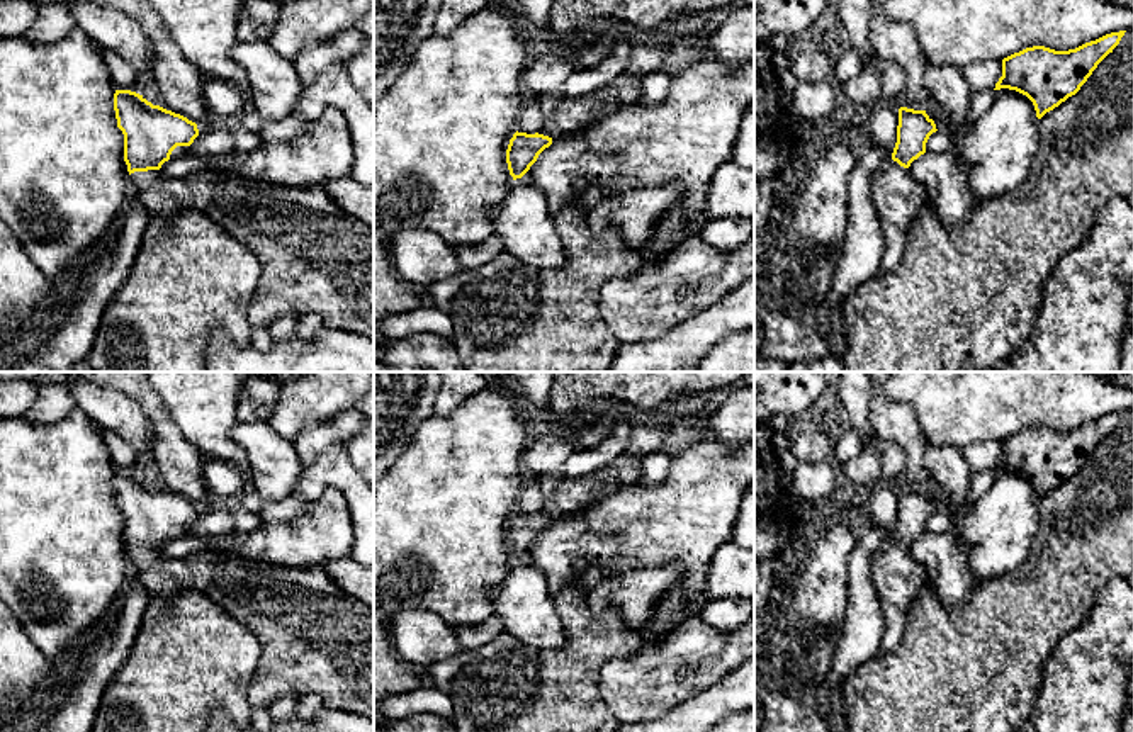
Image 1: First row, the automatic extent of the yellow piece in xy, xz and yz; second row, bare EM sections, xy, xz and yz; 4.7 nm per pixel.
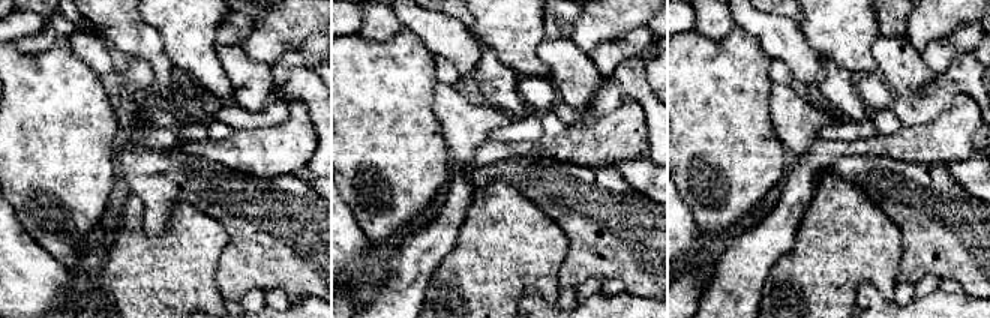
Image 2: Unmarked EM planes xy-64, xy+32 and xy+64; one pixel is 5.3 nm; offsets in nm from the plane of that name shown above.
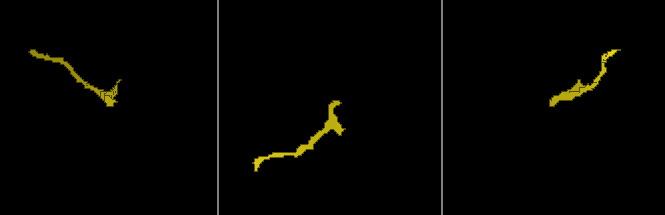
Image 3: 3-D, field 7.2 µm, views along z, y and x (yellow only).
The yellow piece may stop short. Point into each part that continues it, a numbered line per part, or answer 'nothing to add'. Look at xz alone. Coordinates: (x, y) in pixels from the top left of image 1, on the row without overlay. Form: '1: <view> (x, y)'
1: xz (576, 496)

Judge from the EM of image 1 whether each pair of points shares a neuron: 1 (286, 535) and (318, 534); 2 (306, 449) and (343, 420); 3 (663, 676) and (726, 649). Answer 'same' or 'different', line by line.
1: same
2: same
3: same

